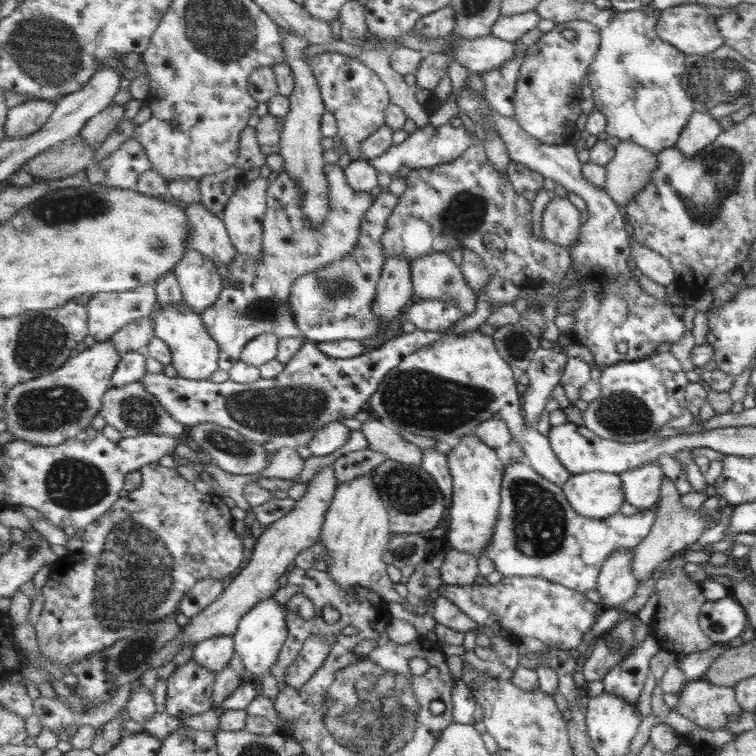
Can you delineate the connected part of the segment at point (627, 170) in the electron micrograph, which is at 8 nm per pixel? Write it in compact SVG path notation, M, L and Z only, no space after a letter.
M620 141L605 167L602 189L617 205L625 206L647 184L656 168L656 155L631 141Z

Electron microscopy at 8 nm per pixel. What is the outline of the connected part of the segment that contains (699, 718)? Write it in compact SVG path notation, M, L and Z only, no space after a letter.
M703 679L686 682L677 695L678 703L671 709L703 730L726 730L724 726L728 719L740 714L741 711L734 697L734 687L715 686Z

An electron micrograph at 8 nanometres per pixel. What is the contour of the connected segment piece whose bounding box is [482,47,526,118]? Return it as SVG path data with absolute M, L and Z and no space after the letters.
M522 47L511 60L498 69L482 73L485 83L484 98L501 116L515 116L515 86L519 80L519 70L523 68L525 61L526 51Z

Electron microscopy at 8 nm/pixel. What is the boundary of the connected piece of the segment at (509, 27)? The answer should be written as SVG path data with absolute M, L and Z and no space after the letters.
M527 11L513 16L501 15L493 25L491 35L503 40L518 42L530 30L537 28L542 16L535 11Z

